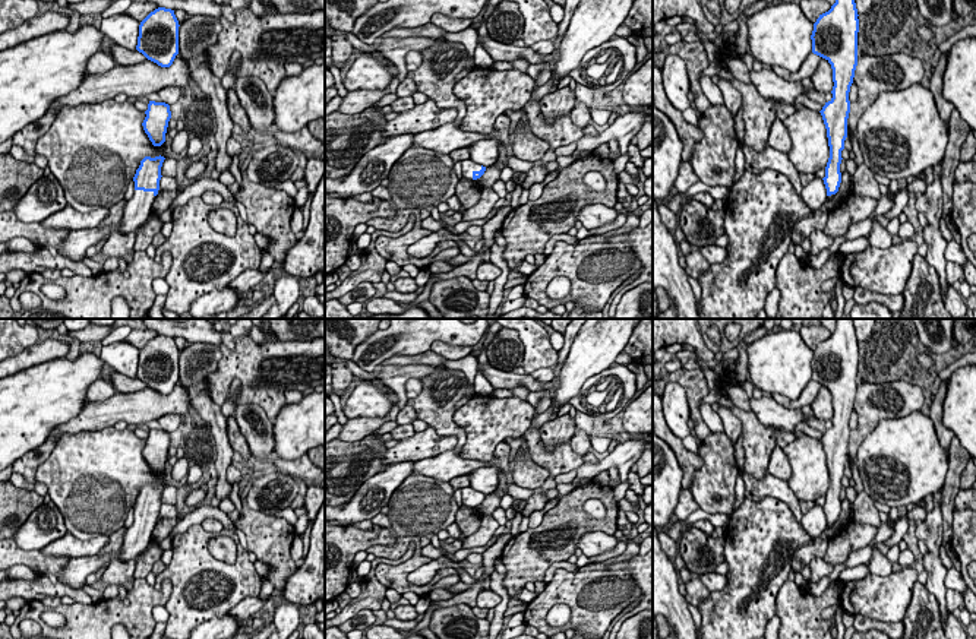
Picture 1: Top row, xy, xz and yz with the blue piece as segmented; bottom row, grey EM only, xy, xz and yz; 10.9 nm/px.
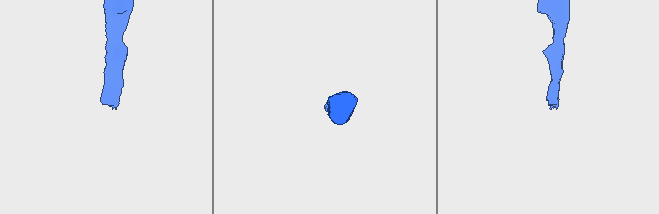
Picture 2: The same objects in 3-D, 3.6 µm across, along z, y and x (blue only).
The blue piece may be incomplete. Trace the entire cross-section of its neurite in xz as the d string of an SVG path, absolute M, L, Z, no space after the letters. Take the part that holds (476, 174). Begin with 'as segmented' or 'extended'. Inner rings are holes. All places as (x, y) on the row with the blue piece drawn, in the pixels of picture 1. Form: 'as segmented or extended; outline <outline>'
extended; outline M473 159L461 161L461 168L462 168L462 178L465 180L477 180L486 171L486 167L476 164Z

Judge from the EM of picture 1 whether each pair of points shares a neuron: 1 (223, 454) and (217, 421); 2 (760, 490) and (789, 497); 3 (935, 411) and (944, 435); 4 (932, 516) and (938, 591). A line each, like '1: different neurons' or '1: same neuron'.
1: same neuron
2: same neuron
3: same neuron
4: same neuron

